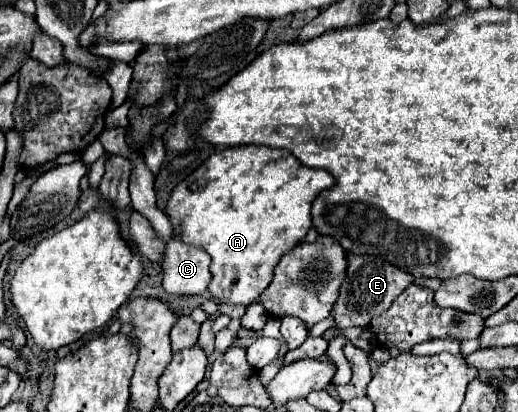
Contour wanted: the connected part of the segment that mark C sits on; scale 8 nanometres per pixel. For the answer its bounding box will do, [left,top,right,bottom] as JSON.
[163,232,211,294]

